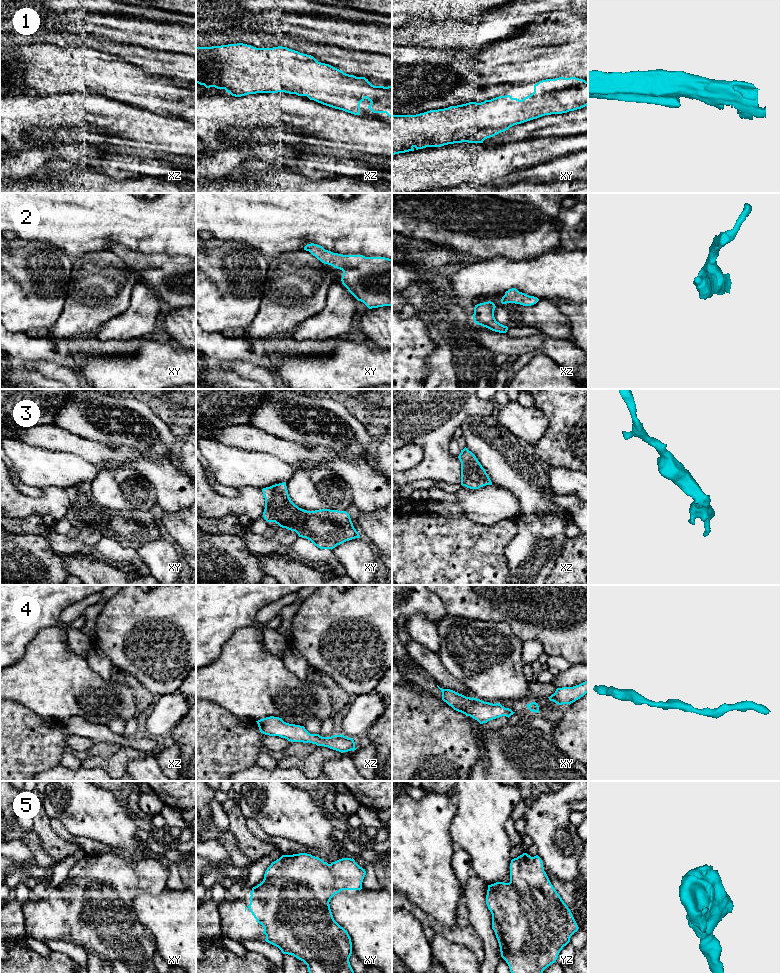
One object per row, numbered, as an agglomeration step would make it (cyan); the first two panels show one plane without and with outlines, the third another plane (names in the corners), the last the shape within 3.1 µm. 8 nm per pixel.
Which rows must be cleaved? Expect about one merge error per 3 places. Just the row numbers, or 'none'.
none

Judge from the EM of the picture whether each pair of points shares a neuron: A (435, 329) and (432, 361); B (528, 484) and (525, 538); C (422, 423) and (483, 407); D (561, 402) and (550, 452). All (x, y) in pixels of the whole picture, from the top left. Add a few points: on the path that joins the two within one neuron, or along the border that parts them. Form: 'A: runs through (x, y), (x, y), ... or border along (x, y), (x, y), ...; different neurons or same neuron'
A: runs through (439, 337), (439, 353); same neuron
B: runs through (528, 497), (528, 525); same neuron
C: runs through (437, 408), (468, 407); same neuron
D: runs through (563, 414), (562, 440); same neuron

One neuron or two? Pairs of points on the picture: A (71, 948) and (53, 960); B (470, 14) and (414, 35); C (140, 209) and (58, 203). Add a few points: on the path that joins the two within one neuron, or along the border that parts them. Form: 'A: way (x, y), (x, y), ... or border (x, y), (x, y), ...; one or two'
A: border (52, 950), (65, 953), (76, 962); two
B: border (429, 20), (466, 20), (476, 22); two
C: way (120, 209), (98, 209), (85, 203), (78, 203); one

